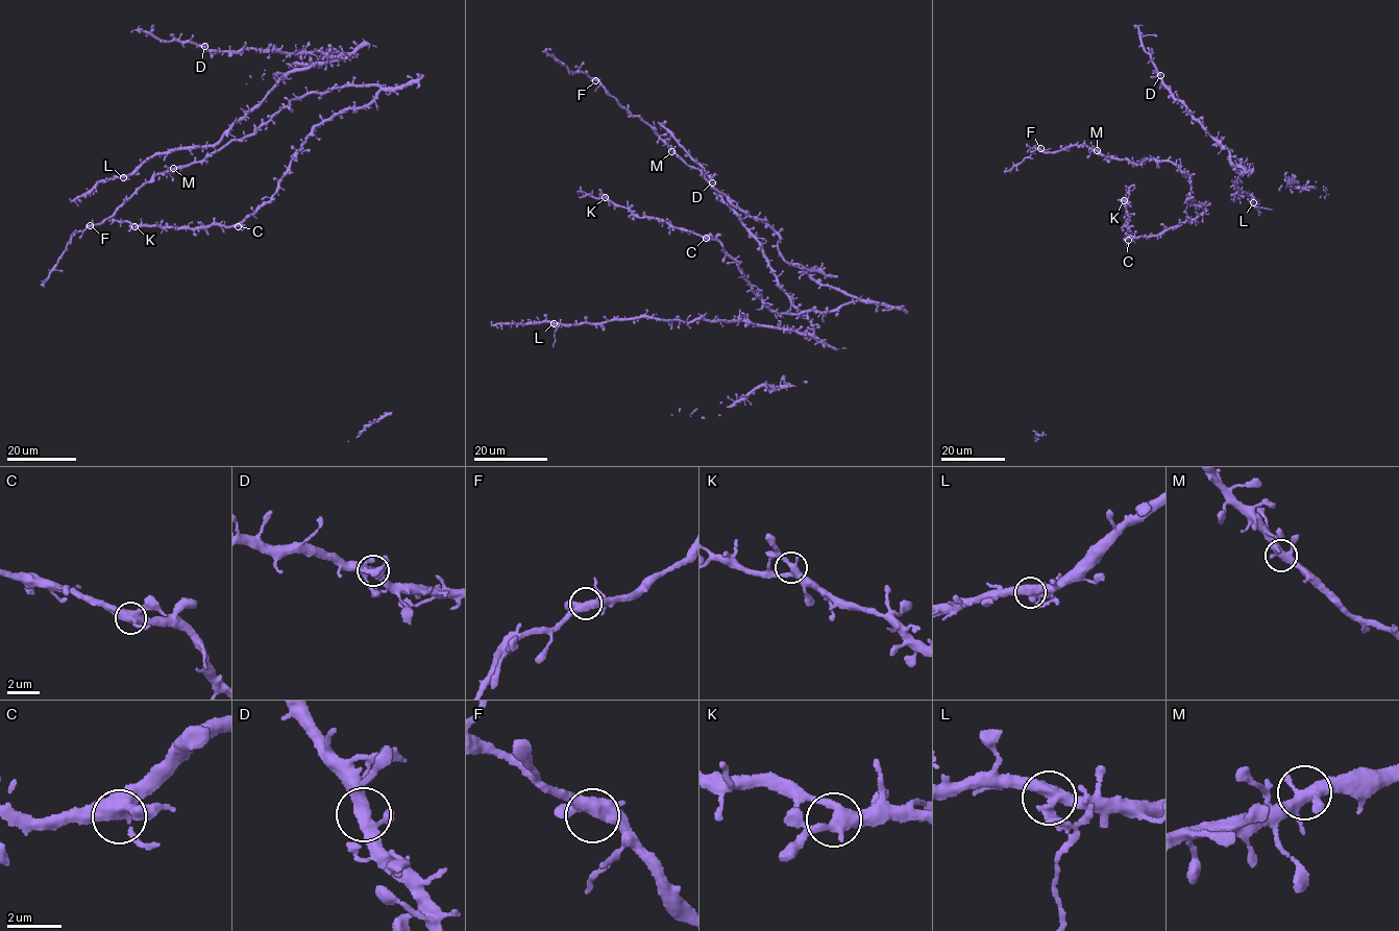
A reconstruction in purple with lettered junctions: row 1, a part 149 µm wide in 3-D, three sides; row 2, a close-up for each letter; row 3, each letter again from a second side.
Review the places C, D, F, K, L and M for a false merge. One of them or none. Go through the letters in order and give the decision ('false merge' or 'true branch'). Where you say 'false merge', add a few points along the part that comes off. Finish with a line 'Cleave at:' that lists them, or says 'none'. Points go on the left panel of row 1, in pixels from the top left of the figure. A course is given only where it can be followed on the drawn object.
C: true branch
D: true branch
F: true branch
K: true branch
L: true branch
M: true branch
Cleave at: none

